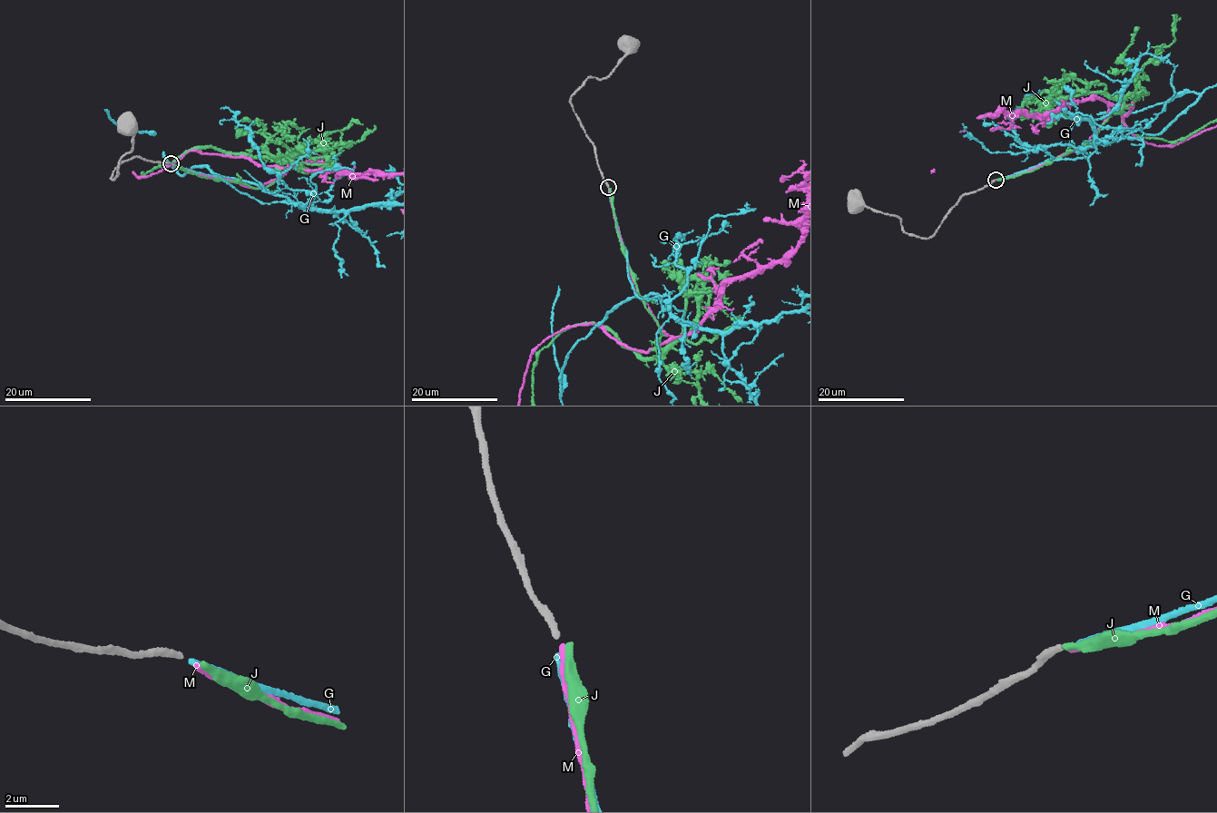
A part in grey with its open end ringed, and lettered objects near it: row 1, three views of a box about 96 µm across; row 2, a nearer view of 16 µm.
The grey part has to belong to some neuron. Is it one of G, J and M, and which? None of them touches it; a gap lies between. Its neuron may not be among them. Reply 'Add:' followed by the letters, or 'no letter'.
Add: G

